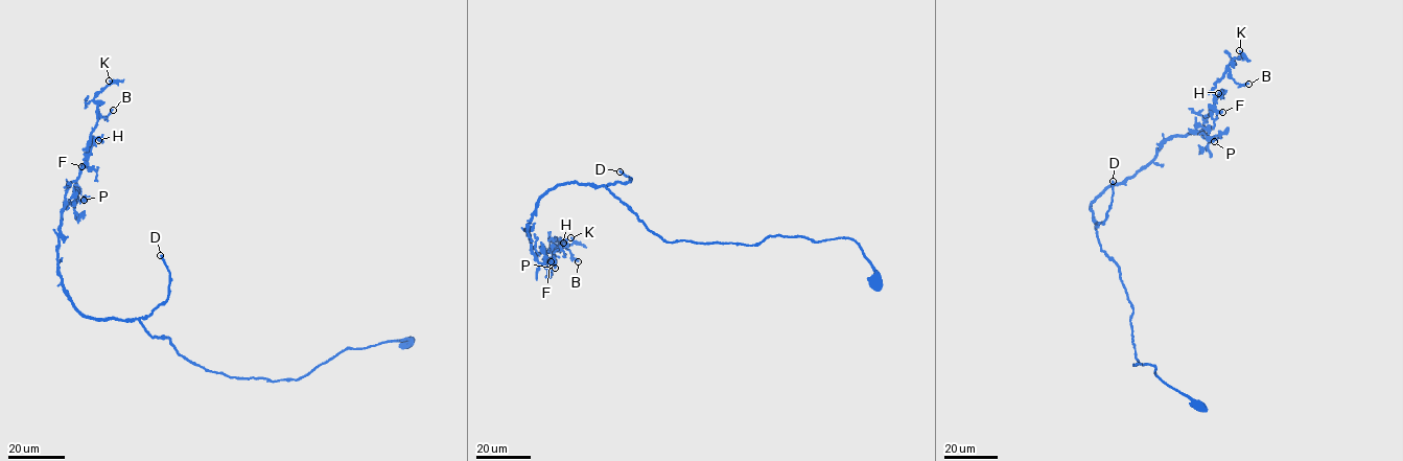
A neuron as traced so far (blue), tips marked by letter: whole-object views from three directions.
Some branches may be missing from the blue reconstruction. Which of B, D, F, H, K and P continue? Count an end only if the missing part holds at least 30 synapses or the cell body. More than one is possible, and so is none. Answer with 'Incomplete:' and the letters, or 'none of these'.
Incomplete: D

